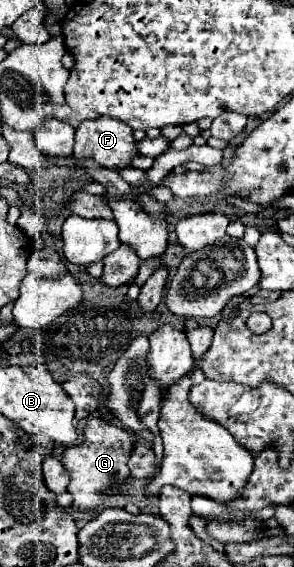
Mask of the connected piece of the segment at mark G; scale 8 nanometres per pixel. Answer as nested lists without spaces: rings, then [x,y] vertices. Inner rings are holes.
[[[89,419],[87,421],[85,431],[83,431],[83,441],[79,445],[65,449],[61,455],[61,463],[65,465],[69,479],[71,479],[67,485],[67,491],[75,499],[71,511],[93,509],[103,499],[101,493],[107,487],[115,485],[117,481],[123,483],[129,479],[127,459],[131,455],[131,449],[133,449],[133,443],[131,443],[131,435],[127,433],[127,429],[117,427],[117,425],[103,421],[103,419]]]

